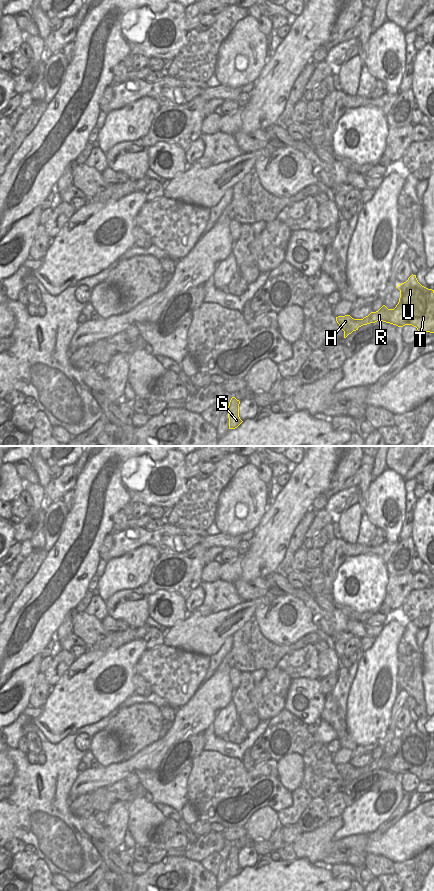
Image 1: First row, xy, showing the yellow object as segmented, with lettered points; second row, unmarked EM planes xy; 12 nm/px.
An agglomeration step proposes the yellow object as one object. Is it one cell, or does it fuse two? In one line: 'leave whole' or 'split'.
split

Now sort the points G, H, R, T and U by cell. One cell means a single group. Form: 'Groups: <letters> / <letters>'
Groups: G H T U / R

